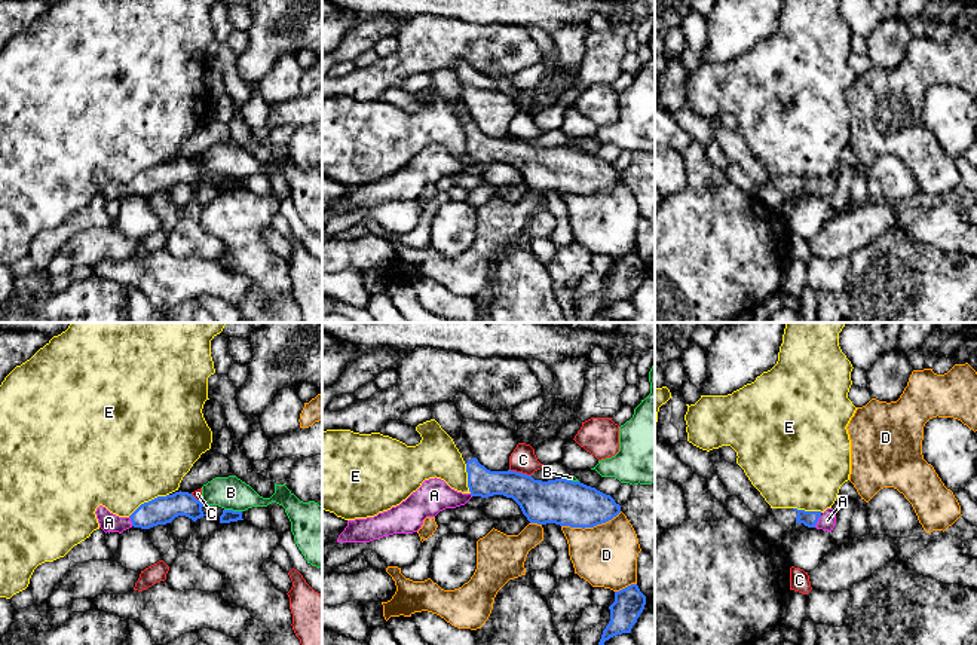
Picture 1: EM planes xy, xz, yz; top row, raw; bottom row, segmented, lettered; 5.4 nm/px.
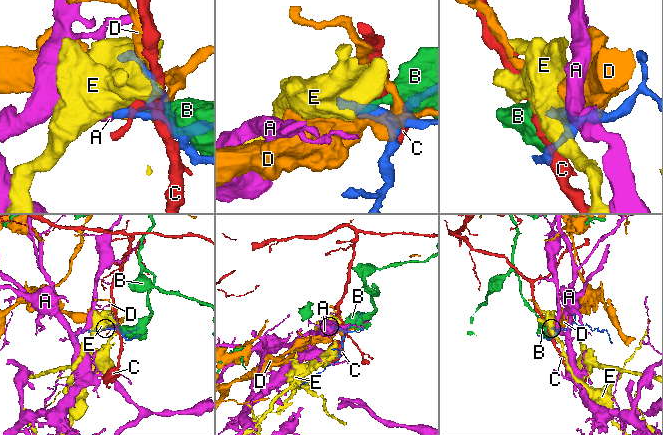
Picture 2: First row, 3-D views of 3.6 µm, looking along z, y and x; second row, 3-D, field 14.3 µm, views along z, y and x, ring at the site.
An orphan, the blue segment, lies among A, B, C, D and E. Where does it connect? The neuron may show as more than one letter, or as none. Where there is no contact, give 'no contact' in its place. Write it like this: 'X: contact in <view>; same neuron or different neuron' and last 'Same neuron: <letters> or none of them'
A: contact in yz; same neuron
B: contact in xy; different neuron
C: contact in xz; different neuron
D: contact in xz; different neuron
E: contact in xy; different neuron
Same neuron: A

